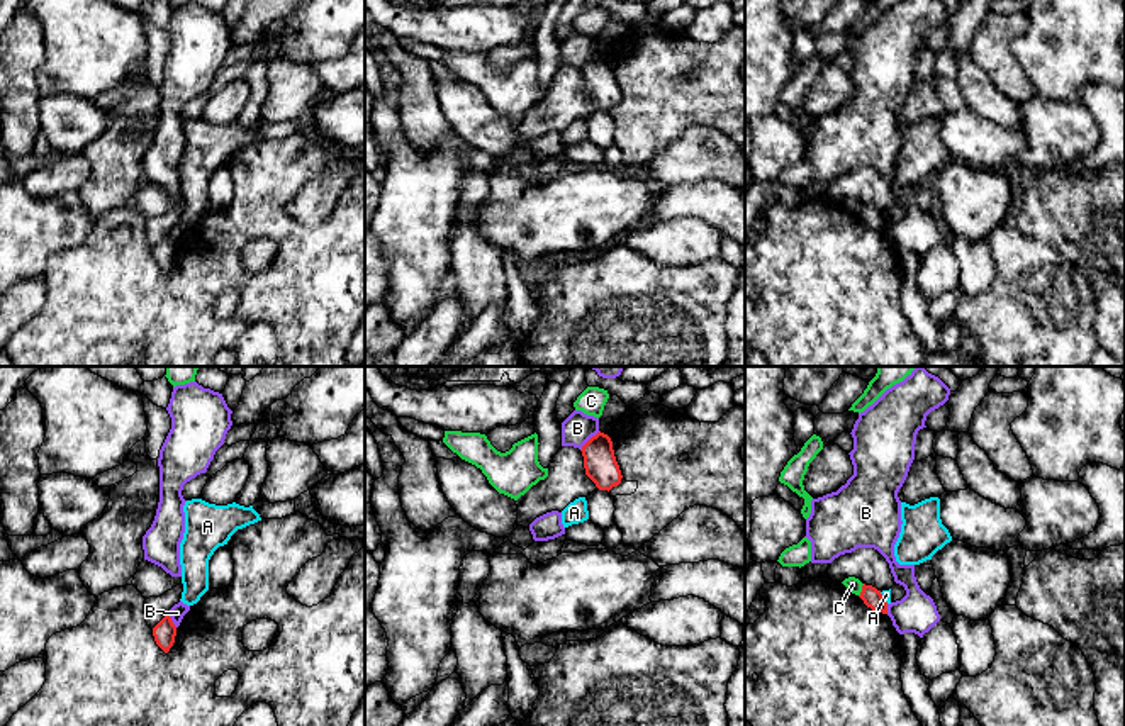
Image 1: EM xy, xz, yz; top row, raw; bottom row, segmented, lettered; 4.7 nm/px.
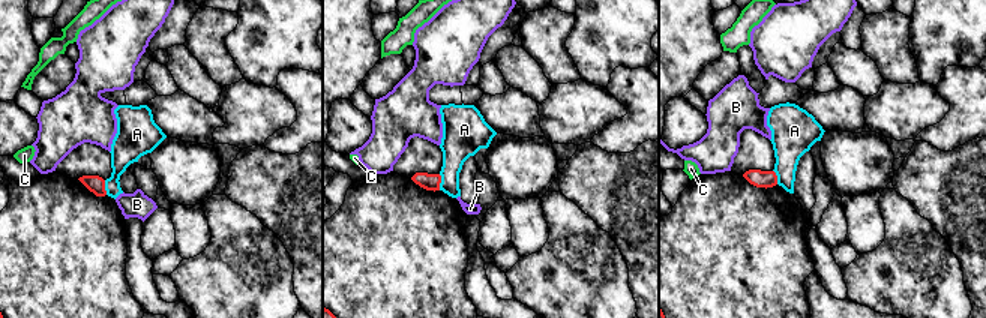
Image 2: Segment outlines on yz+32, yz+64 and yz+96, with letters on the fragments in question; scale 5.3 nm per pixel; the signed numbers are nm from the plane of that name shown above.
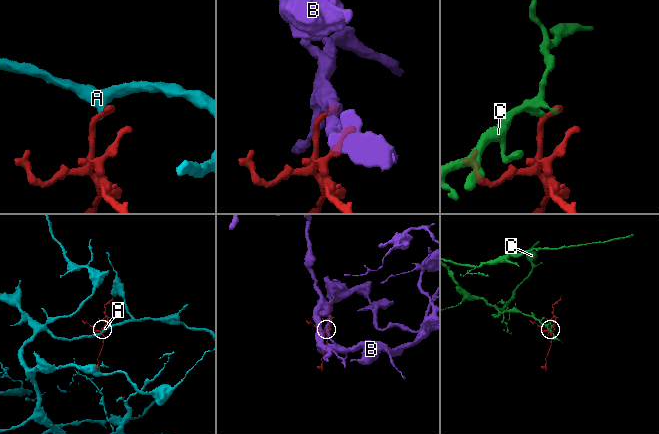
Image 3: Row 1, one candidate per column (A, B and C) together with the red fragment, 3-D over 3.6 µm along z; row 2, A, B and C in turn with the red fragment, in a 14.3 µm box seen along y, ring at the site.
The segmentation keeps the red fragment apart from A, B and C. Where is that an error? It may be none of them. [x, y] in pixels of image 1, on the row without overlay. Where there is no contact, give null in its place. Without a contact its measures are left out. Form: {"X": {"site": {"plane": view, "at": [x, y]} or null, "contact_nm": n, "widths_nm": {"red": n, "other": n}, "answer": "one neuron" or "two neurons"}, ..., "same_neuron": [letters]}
{"A": {"site": {"plane": "yz", "at": [883, 217]}, "contact_nm": 70, "widths_nm": {"red": 90, "other": 50}, "answer": "two neurons"}, "B": {"site": {"plane": "xz", "at": [589, 60]}, "contact_nm": 130, "widths_nm": {"red": 160, "other": 150}, "answer": "two neurons"}, "C": {"site": {"plane": "yz", "at": [862, 211]}, "contact_nm": 70, "widths_nm": {"red": 90, "other": 70}, "answer": "two neurons"}, "same_neuron": []}

